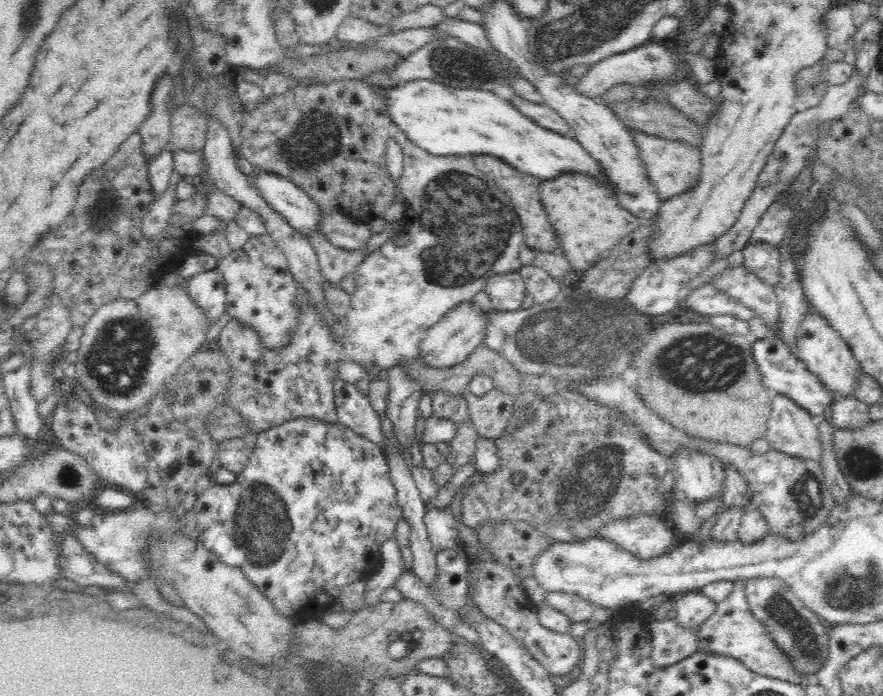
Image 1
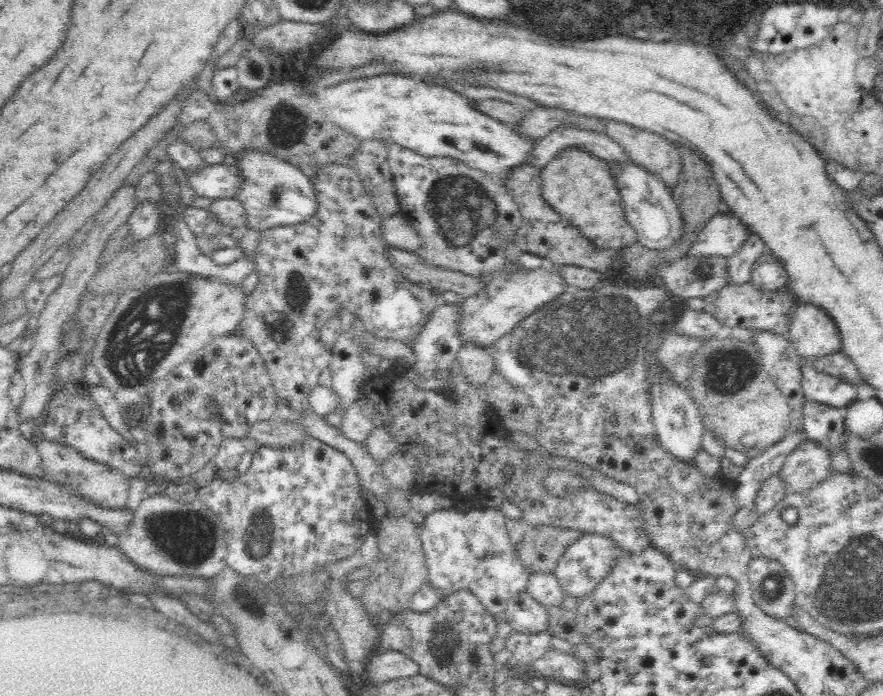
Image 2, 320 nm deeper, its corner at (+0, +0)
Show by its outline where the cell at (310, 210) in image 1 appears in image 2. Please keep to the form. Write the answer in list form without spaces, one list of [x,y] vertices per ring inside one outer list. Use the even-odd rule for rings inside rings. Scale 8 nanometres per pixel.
[[[235,163],[206,164],[188,174],[187,178],[196,197],[234,197],[241,187],[241,174]]]

